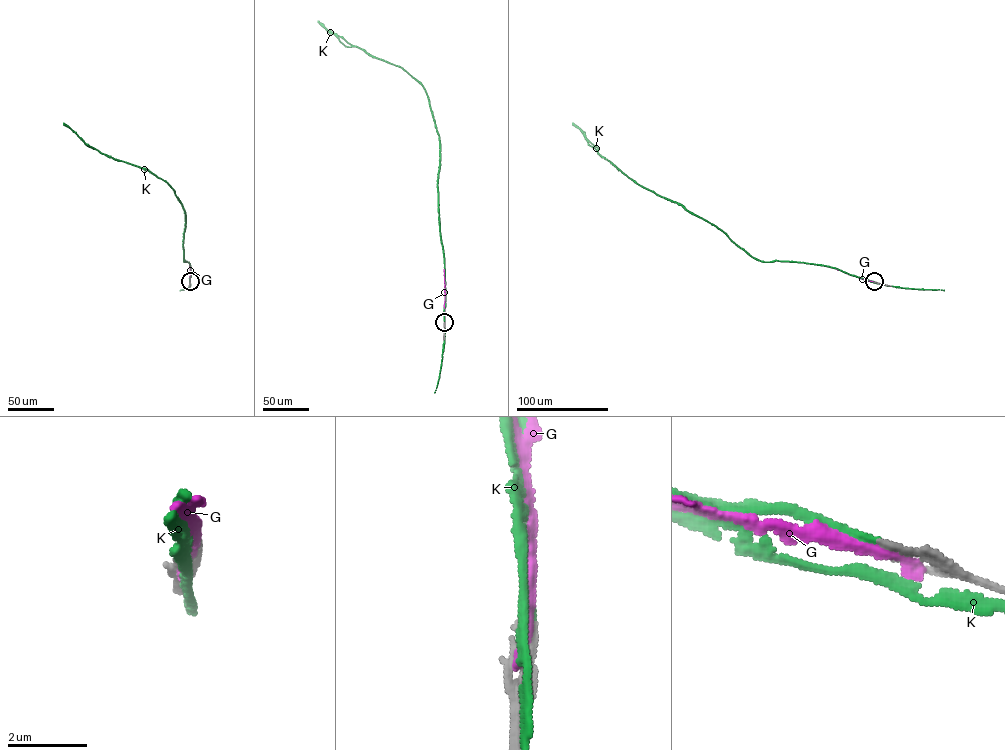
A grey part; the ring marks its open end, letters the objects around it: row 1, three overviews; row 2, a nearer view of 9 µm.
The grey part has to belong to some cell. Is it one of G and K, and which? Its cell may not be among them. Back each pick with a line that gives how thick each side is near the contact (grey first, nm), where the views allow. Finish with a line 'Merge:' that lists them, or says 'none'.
K: calibres 220 and 180 nm
Merge: K

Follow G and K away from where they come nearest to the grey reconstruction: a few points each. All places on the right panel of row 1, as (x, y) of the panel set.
G: (875, 282), (821, 265)
K: (874, 281), (827, 266), (756, 260), (713, 225), (629, 178), (589, 144), (572, 123)

